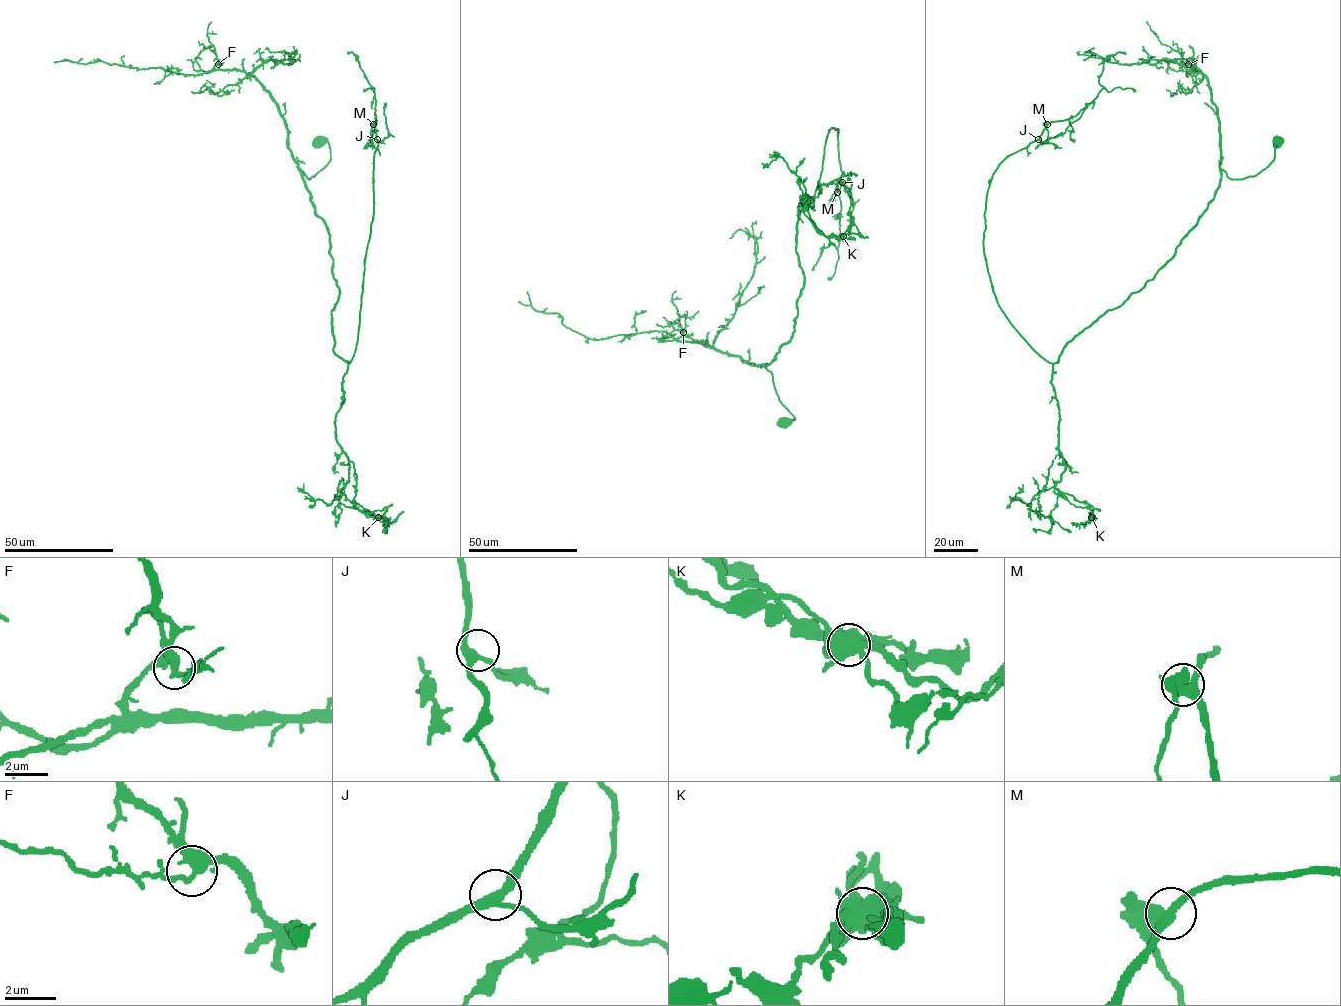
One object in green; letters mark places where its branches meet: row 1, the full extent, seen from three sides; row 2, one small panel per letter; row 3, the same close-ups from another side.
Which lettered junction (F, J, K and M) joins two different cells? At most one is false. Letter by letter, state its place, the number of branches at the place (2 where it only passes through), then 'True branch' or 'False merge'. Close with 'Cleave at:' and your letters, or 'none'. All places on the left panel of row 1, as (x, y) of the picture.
F: Place: (218, 64). Branches: 4. True branch
J: Place: (377, 139). Branches: 3. True branch
K: Place: (378, 517). Branches: 6. False merge
M: Place: (373, 124). Branches: 3. True branch
Cleave at: K

